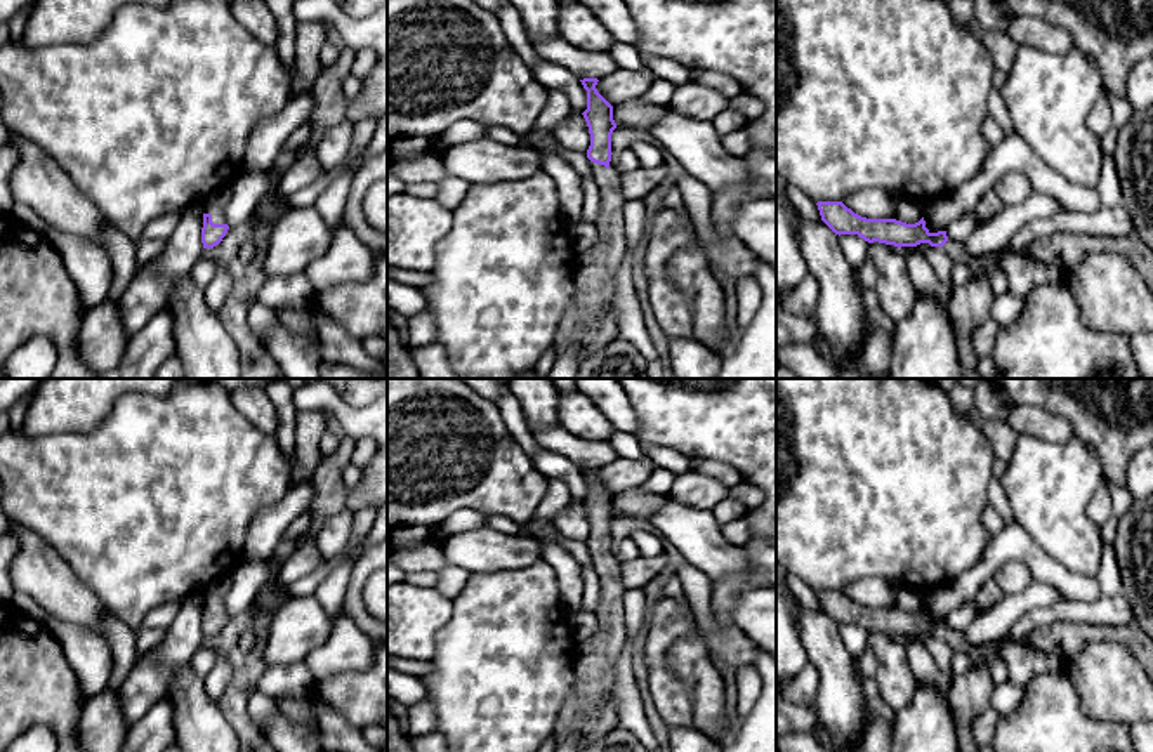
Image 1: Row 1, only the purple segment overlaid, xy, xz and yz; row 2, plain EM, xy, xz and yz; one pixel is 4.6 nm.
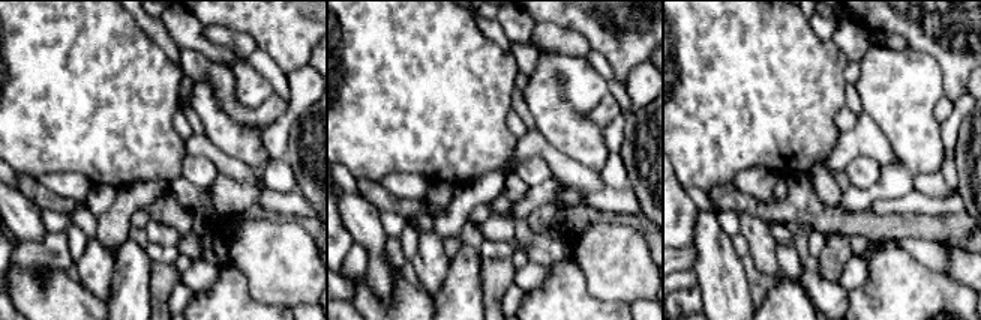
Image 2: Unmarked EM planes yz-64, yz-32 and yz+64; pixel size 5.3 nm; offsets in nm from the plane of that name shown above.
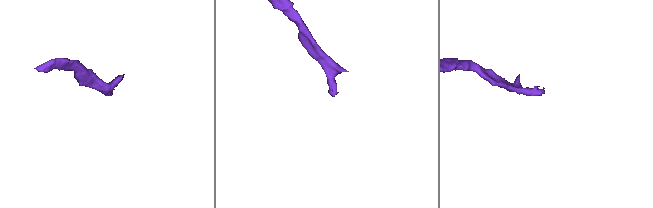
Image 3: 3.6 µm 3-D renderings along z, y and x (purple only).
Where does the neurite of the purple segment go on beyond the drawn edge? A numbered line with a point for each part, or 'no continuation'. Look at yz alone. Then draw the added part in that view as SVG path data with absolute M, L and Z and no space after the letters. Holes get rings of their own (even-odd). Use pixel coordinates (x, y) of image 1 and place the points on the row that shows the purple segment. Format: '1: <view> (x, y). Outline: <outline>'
1: yz (954, 249). Outline: M948 240L943 247L936 247L939 250L943 250L946 255L952 257L953 262L960 262L960 264L965 264L969 266L971 269L976 269L976 271L990 271L993 269L995 266L998 266L998 261L1000 261L1000 252L1007 252L1007 254L1014 254L1016 250L1016 241L981 257L981 259L971 259L964 248L964 243L959 243L959 241L953 241L953 240Z

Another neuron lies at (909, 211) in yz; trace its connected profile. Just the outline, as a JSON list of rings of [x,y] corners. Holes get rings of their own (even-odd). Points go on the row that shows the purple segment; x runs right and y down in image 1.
[[[898,198],[898,207],[894,219],[906,222],[906,224],[915,224],[922,219],[924,215],[924,205],[913,198]]]

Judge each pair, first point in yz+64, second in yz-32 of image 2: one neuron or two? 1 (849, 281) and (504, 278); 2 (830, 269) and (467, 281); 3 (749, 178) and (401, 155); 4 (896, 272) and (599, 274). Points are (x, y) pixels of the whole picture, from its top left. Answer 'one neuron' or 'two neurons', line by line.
1: two neurons
2: two neurons
3: two neurons
4: two neurons

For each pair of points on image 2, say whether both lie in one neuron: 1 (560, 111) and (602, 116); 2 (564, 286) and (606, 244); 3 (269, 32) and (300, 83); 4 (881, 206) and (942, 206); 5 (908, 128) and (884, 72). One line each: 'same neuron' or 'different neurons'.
1: different neurons
2: different neurons
3: different neurons
4: same neuron
5: same neuron

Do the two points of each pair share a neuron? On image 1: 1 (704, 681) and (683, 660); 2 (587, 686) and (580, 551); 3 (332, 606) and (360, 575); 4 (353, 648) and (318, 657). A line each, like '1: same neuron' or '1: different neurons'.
1: same neuron
2: different neurons
3: different neurons
4: same neuron

